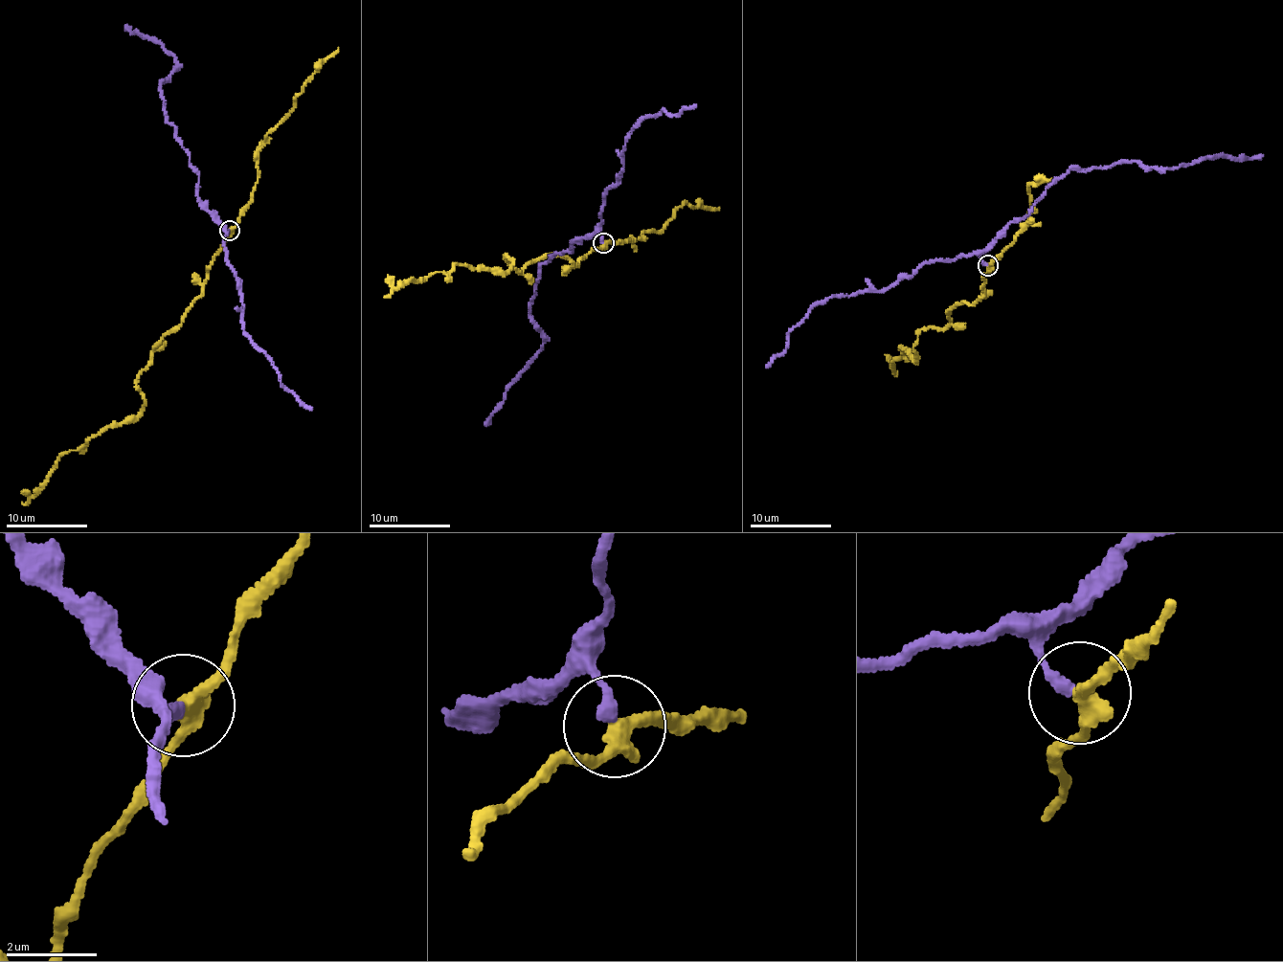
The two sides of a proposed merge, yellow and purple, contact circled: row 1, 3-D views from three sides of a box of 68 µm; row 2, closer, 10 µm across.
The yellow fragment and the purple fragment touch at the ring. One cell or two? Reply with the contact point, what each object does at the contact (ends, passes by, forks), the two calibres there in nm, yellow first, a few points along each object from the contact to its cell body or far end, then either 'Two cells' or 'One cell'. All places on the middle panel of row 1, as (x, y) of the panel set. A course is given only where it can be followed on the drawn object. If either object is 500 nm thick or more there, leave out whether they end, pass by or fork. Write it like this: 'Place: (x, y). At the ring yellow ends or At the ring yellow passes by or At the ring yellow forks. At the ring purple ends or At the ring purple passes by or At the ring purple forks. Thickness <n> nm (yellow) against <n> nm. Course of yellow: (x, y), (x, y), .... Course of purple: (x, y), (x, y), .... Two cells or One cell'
Place: (603, 243). At the ring yellow passes by. At the ring purple ends. Thickness 340 nm (yellow) against 280 nm. Course of yellow: (602, 243), (578, 267), (550, 253), (521, 272), (506, 257), (512, 259), (503, 271), (457, 264), (384, 296). Course of purple: (602, 243), (599, 234), (572, 242), (573, 249), (545, 262), (530, 301), (543, 349), (484, 425). Two cells

